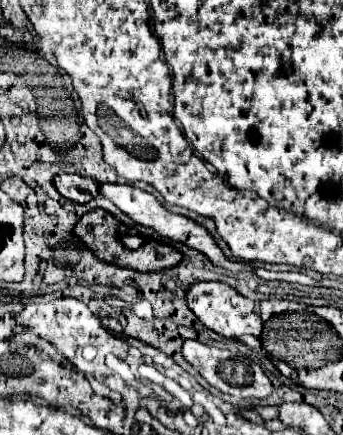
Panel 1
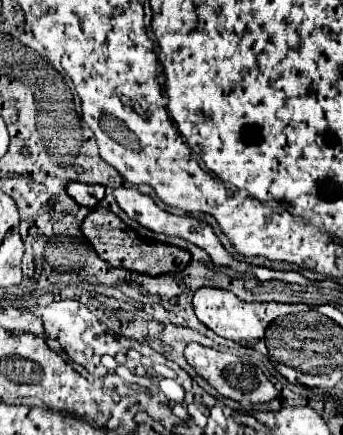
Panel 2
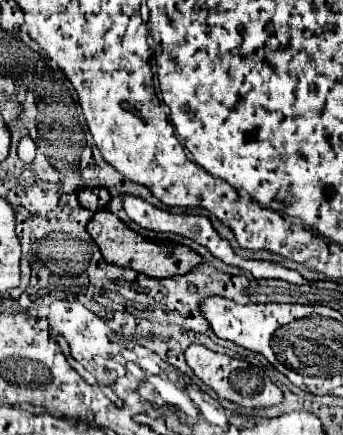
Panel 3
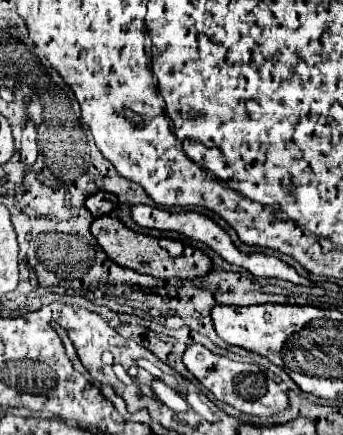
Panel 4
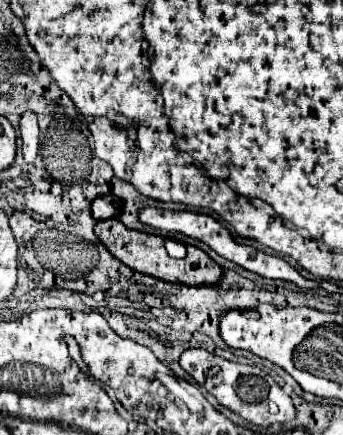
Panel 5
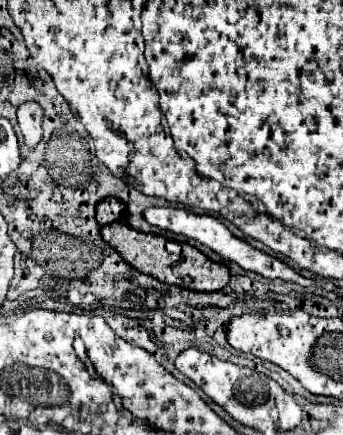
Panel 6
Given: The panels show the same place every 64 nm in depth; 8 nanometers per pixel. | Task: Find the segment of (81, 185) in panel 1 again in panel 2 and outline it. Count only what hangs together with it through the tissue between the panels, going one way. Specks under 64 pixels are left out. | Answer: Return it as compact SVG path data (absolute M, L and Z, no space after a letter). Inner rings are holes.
M70 182L66 186L66 194L72 196L80 206L96 208L96 204L104 198L104 186L100 184L82 184L82 182Z

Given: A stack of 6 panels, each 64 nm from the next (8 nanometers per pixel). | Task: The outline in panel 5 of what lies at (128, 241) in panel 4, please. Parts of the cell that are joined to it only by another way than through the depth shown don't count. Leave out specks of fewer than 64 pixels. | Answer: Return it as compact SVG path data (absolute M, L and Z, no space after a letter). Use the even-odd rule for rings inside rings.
M118 218L98 220L96 226L94 226L94 234L110 250L110 254L114 258L118 258L122 264L126 264L128 268L132 268L132 270L136 270L140 274L154 276L154 278L164 280L164 282L182 282L182 284L188 284L188 286L200 286L200 284L216 284L216 282L220 282L222 268L206 252L202 252L196 246L188 246L188 256L182 258L182 260L170 258L166 254L162 236L154 236L154 234L130 230Z

